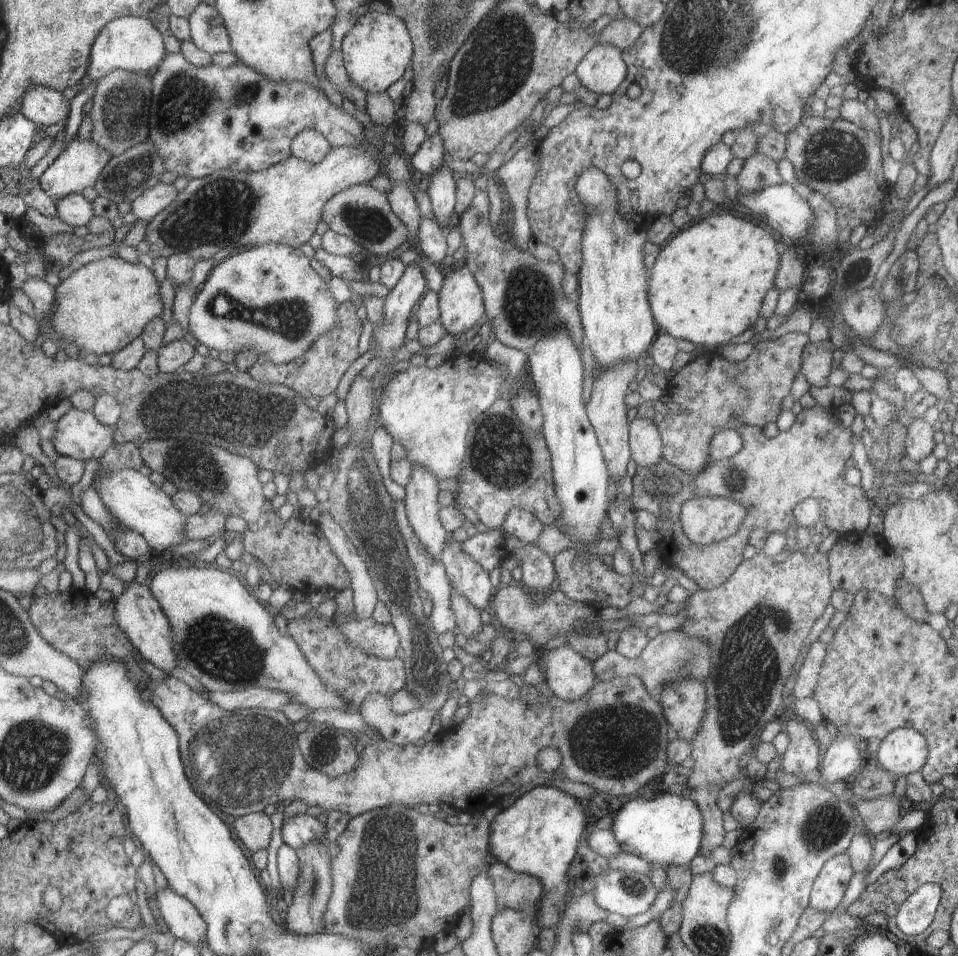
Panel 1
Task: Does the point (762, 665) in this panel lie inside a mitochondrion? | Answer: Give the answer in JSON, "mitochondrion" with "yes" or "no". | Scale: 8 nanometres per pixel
{"mitochondrion":"yes"}

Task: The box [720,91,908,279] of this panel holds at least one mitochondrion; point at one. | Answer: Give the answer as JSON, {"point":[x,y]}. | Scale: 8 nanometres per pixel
{"point":[836,156]}

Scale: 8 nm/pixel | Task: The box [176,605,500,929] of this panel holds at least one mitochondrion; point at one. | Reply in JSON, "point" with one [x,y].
{"point":[240,762]}

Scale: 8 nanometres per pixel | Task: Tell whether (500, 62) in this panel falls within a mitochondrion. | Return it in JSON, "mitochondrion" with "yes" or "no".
{"mitochondrion":"yes"}

